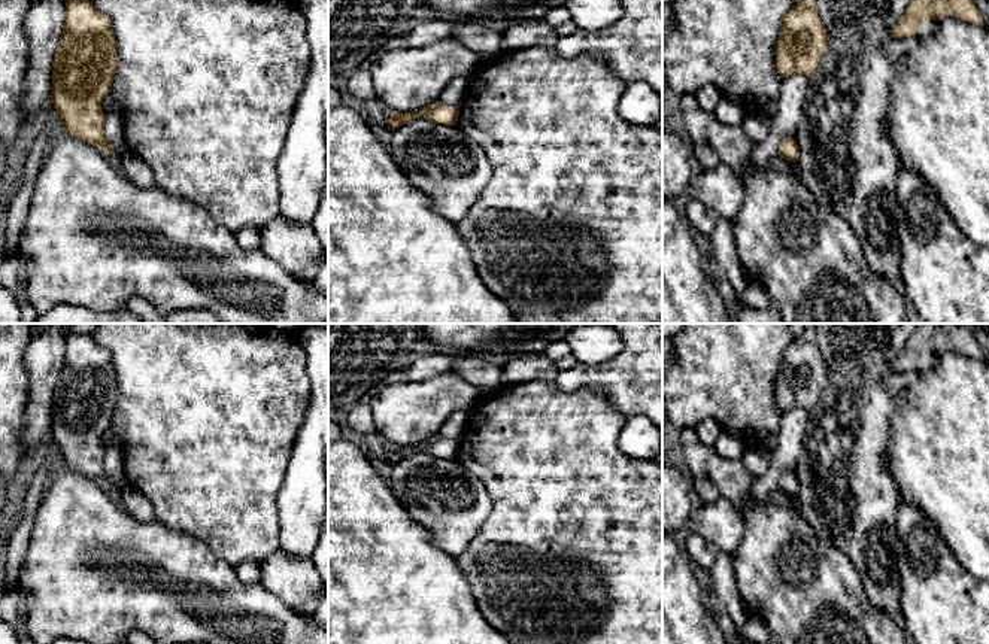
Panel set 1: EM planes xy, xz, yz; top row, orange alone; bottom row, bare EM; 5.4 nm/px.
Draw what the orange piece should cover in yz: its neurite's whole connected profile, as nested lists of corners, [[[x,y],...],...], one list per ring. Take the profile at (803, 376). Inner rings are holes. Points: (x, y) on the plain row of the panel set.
[[[807,326],[783,352],[776,377],[776,401],[780,411],[801,407],[810,413],[819,404],[828,380],[829,368],[817,346],[816,329]]]

